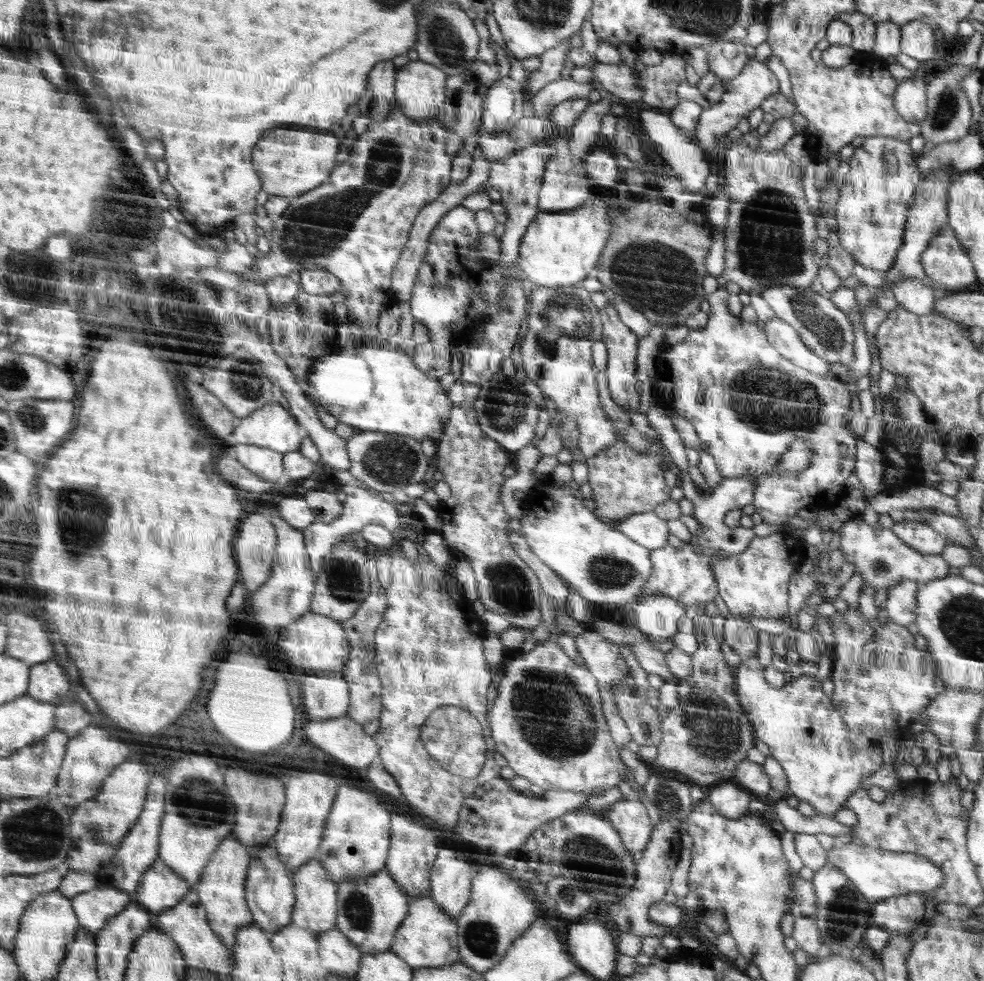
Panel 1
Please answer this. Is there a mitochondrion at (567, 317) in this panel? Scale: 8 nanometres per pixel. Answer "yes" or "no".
yes

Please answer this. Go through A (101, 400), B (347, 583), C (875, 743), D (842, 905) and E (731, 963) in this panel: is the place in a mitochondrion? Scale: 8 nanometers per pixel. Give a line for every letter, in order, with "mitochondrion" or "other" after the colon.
A: other
B: mitochondrion
C: other
D: mitochondrion
E: other

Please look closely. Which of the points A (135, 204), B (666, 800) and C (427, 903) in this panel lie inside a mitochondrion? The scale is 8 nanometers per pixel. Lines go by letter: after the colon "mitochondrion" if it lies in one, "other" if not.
A: mitochondrion
B: mitochondrion
C: other

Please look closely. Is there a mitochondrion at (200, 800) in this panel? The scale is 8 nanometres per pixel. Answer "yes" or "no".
yes

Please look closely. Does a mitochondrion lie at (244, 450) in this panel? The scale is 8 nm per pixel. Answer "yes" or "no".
no

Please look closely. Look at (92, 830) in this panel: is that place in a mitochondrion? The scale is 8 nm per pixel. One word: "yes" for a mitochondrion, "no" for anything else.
yes

